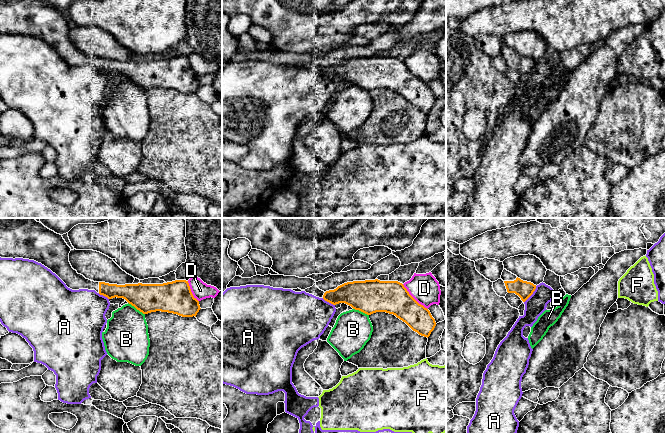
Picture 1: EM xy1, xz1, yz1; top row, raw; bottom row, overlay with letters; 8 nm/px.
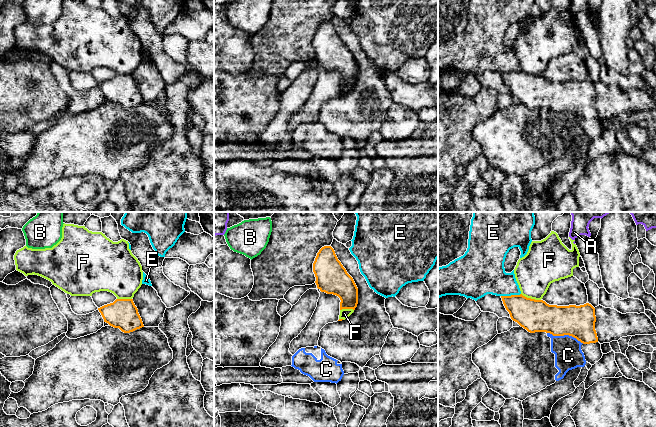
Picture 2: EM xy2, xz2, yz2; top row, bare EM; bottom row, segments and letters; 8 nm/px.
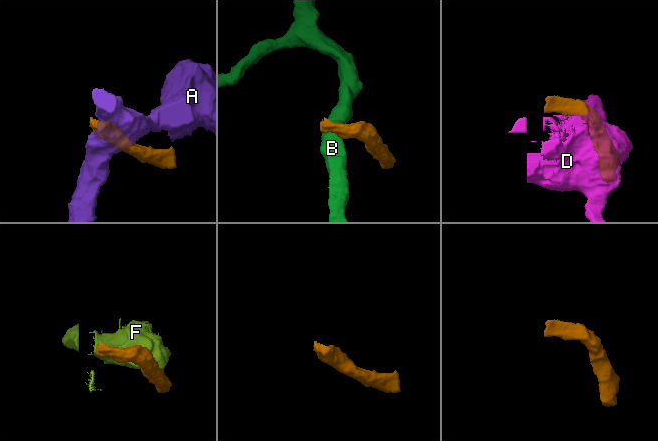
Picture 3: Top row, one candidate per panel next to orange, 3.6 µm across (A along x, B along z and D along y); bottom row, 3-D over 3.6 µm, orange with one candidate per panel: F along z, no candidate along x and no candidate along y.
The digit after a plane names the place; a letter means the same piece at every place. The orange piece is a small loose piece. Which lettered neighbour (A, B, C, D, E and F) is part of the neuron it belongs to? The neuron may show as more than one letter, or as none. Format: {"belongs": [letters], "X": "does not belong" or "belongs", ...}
{"belongs": [], "A": "does not belong", "B": "does not belong", "C": "does not belong", "D": "does not belong", "E": "does not belong", "F": "does not belong"}

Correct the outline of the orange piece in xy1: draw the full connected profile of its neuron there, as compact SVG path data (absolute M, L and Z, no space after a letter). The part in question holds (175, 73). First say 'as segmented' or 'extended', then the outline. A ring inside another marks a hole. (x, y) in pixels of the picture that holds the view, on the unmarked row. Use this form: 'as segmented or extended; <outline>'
extended; M0 0L1 34L23 34L41 39L72 66L95 66L108 75L123 74L143 90L161 87L196 93L201 85L186 56L125 61L94 58L72 44L70 27L62 11L43 0Z

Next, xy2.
as segmented; M116 75L113 79L98 84L104 98L124 109L144 103L133 75Z

